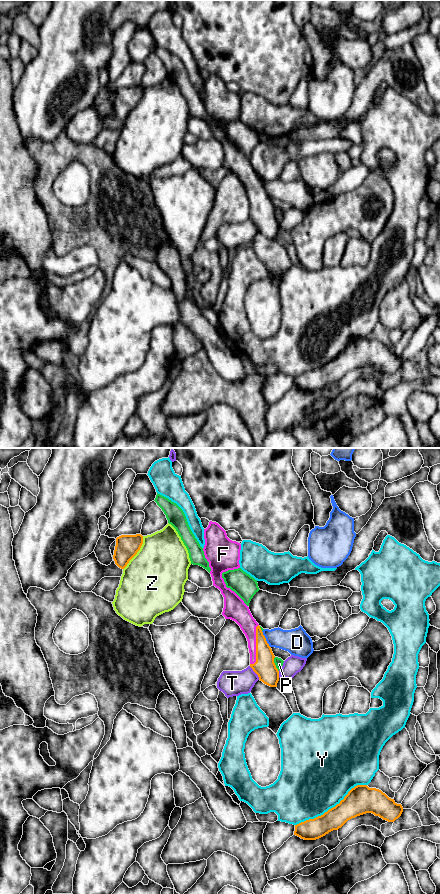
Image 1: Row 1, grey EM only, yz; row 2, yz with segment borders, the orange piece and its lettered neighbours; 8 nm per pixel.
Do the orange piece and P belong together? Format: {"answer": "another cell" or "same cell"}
{"answer": "another cell"}

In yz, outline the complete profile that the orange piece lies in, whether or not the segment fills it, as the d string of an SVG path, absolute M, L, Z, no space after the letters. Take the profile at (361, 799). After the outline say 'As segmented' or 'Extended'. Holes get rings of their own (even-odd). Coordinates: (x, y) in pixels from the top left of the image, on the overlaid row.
M357 785L339 804L323 815L295 825L294 835L304 840L316 840L333 830L338 830L348 820L366 813L394 822L402 812L402 805L397 804L381 790Z. As segmented

